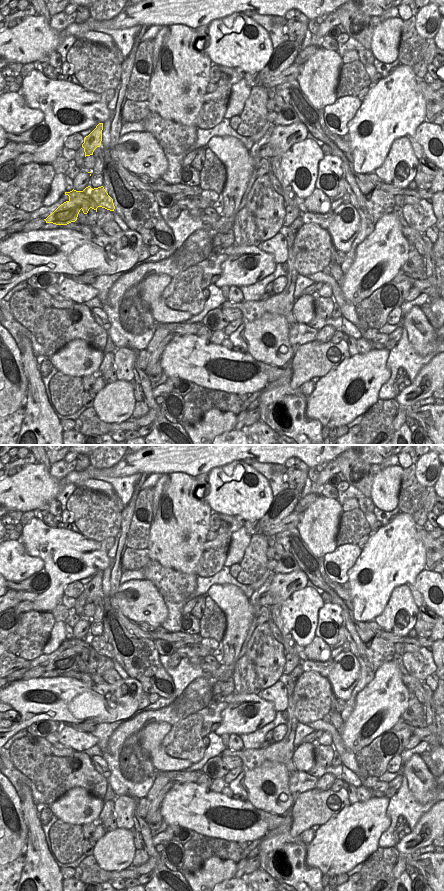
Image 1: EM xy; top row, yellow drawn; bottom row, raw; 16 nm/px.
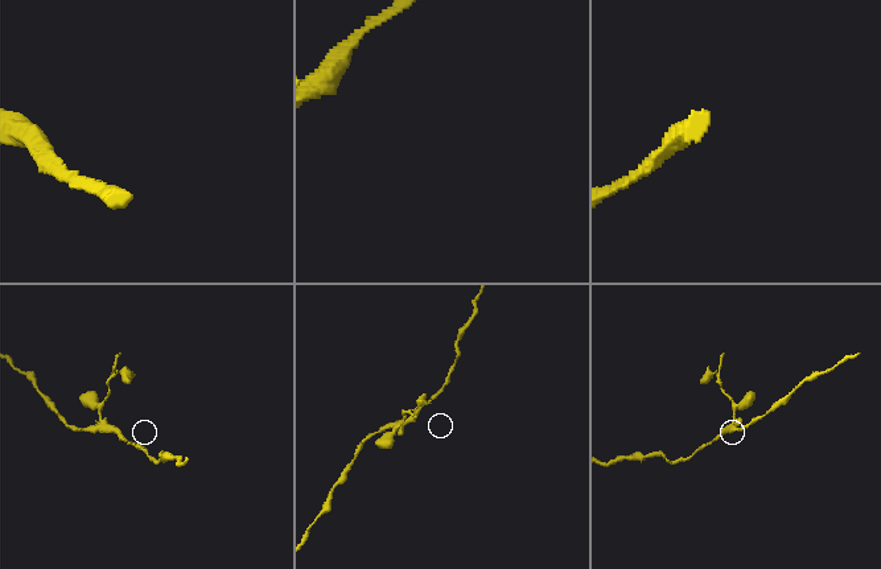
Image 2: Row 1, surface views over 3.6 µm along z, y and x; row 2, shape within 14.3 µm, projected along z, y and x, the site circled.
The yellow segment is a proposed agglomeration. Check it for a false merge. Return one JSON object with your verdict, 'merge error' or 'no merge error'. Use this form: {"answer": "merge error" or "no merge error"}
{"answer": "merge error"}

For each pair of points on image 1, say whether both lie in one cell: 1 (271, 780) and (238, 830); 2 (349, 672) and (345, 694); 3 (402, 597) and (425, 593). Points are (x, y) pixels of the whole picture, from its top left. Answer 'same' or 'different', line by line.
1: different
2: same
3: different

